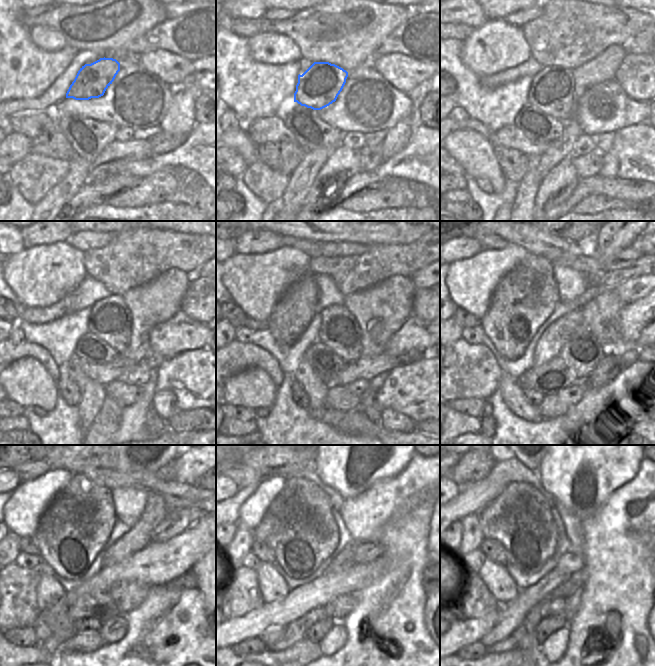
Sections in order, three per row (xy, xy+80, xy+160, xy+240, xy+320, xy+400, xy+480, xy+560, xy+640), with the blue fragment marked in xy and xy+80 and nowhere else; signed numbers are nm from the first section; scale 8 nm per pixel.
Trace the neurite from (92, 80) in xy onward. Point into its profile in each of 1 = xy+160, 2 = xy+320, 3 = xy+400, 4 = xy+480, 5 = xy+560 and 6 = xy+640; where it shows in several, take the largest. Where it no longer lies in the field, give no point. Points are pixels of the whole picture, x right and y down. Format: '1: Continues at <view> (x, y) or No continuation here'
1: Continues at xy+160 (552, 90)
2: Continues at xy+320 (339, 330)
3: Continues at xy+400 (582, 354)
4: Continues at xy+480 (128, 595)
5: Continues at xy+560 (340, 606)
6: Continues at xy+640 (556, 606).

